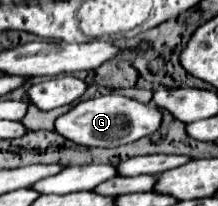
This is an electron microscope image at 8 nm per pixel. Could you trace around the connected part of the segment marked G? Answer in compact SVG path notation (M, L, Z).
M109 94L109 96L91 98L91 100L81 100L67 114L57 118L55 130L61 136L65 136L65 138L69 138L81 146L113 148L113 146L129 144L129 142L135 142L143 136L153 134L161 126L161 120L163 120L163 114L153 104L141 104L133 98Z

